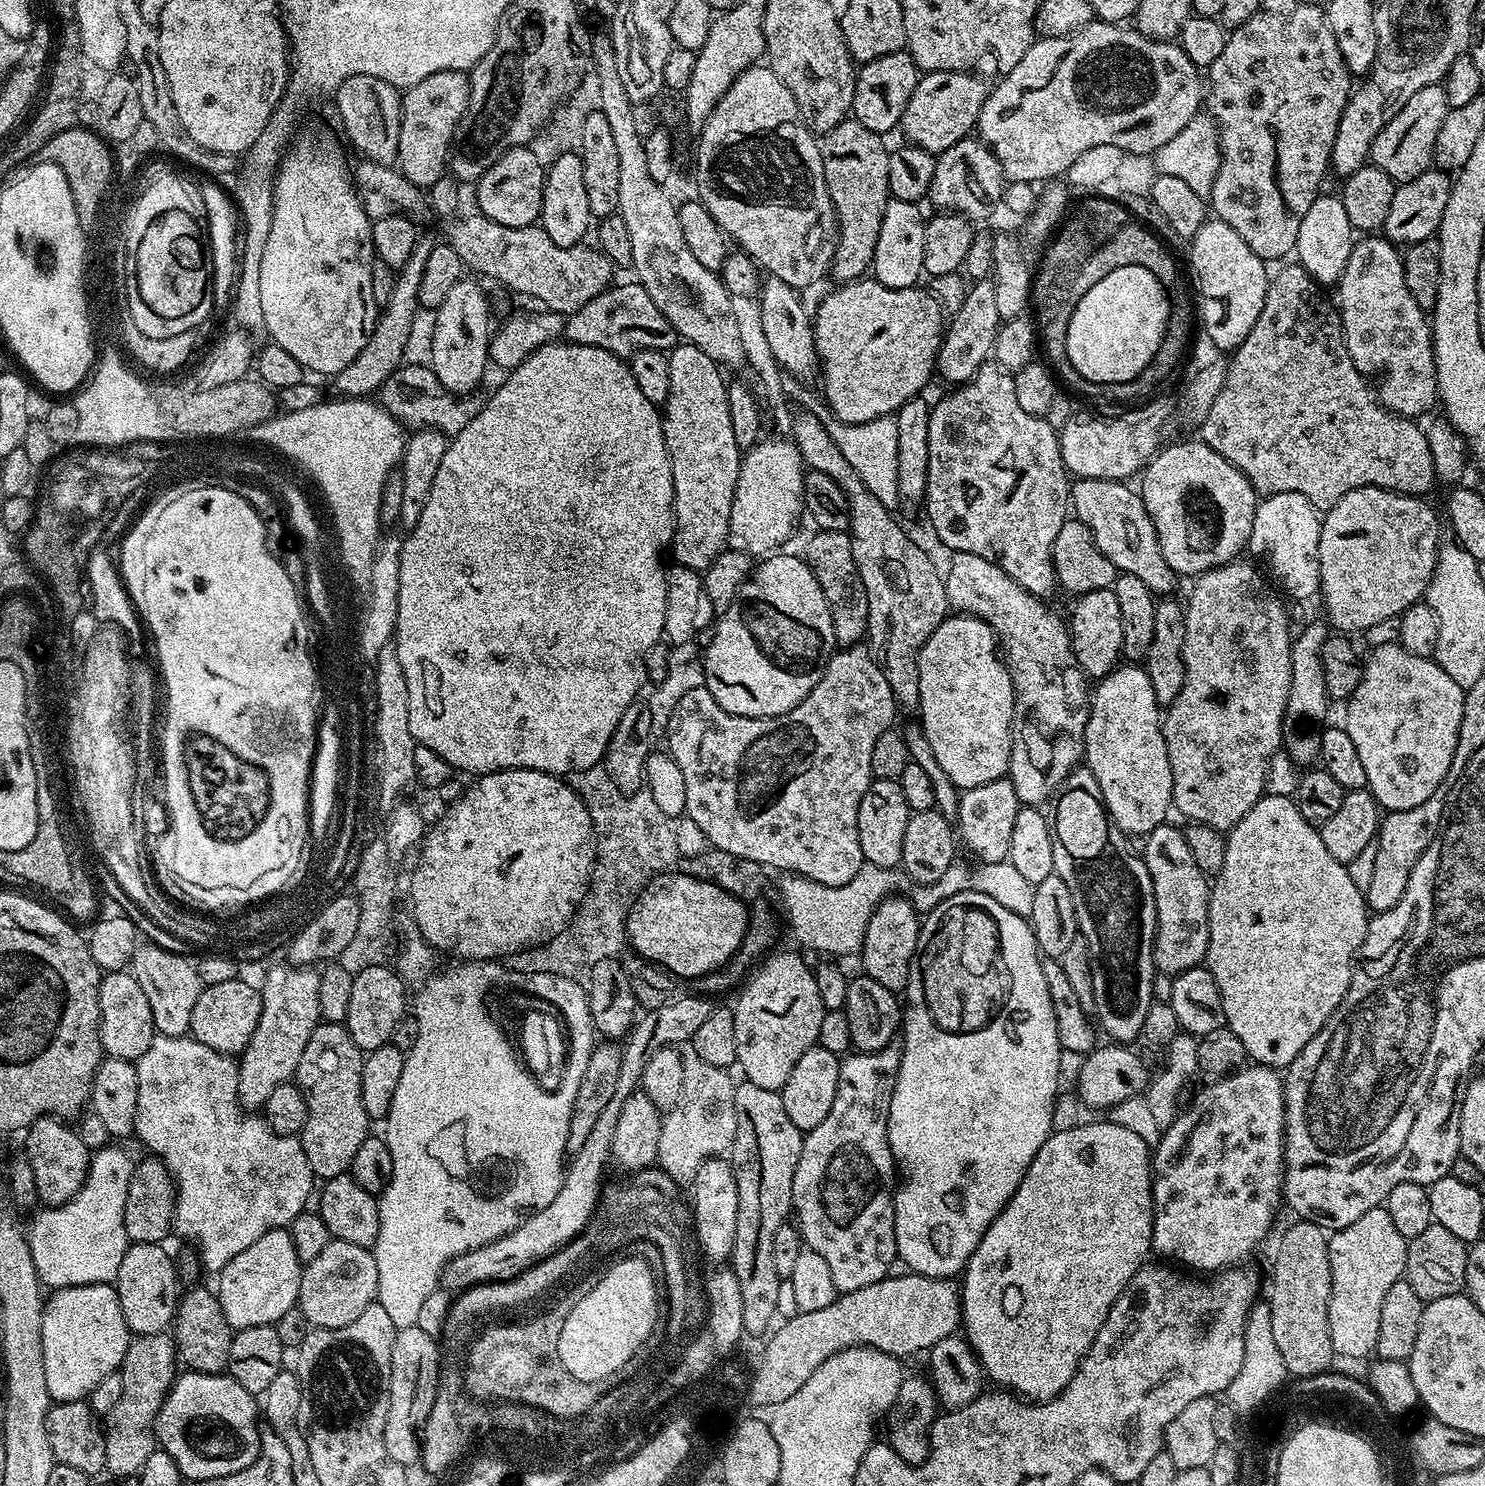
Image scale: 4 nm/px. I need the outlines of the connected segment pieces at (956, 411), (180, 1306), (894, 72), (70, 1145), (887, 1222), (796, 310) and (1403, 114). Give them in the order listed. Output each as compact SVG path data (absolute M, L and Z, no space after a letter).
M989 362L983 364L964 384L953 387L949 396L944 396L940 401L931 405L929 414L929 442L928 453L928 477L926 478L926 490L924 491L923 507L928 507L928 520L936 531L936 536L952 552L965 552L966 554L978 554L978 558L986 558L991 564L998 565L1002 570L1022 586L1030 594L1039 598L1049 598L1058 592L1056 583L1056 571L1052 561L1054 550L1054 538L1058 538L1058 530L1062 530L1065 520L1070 516L1070 473L1062 462L1062 450L1060 449L1060 438L1055 427L1051 428L1049 422L1043 416L1026 414L1018 397L1014 394L1013 373L1005 372L999 364Z
M211 1287L192 1288L179 1297L174 1317L174 1339L179 1363L185 1369L206 1374L223 1373L230 1362L233 1335L234 1329L226 1322L226 1314L222 1314L222 1306Z
M907 50L867 61L856 74L851 115L868 130L888 134L891 128L895 129L899 125L906 104L910 102L914 86L920 81L921 75L914 58Z
M55 1116L38 1118L26 1130L25 1136L28 1137L22 1145L34 1170L36 1195L48 1206L64 1204L74 1199L87 1178L90 1150L83 1144L77 1129L72 1126L67 1128L64 1124L67 1123Z
M899 1043L887 1044L877 1052L853 1051L845 1055L840 1062L840 1073L838 1074L838 1090L834 1094L834 1106L830 1106L830 1114L814 1126L814 1130L806 1133L802 1154L798 1158L798 1170L794 1170L794 1186L792 1187L792 1207L794 1209L794 1220L804 1237L807 1247L817 1251L830 1266L830 1273L834 1278L834 1286L837 1293L853 1292L862 1290L866 1286L874 1286L874 1282L884 1279L893 1271L892 1263L897 1263L896 1235L894 1234L894 1193L898 1187L898 1169L896 1159L892 1156L890 1142L888 1141L888 1119L890 1118L890 1098L896 1089L896 1075L900 1069L902 1058L902 1047Z
M769 275L763 281L758 297L762 309L763 327L770 342L771 353L788 375L801 382L808 382L812 375L818 372L818 357L816 355L816 339L812 333L813 317L804 309L800 301L801 293L791 288L777 276Z
M1443 83L1422 86L1422 90L1418 90L1410 102L1403 104L1398 114L1386 122L1386 126L1382 126L1378 138L1374 138L1371 163L1397 182L1413 180L1418 178L1418 174L1429 171L1434 164L1434 142L1438 142L1438 130L1442 130L1442 122L1448 110Z

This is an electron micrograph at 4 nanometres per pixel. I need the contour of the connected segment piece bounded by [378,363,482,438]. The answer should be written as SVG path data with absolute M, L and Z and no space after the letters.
M408 364L398 367L380 387L380 406L410 430L433 428L449 438L464 430L466 423L480 412L481 399L470 394L455 395L446 391L429 365Z

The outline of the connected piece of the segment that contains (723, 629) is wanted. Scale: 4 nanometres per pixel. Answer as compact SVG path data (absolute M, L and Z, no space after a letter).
M784 554L769 555L755 565L751 577L745 580L744 585L741 586L736 600L726 611L719 613L718 619L714 624L716 633L713 634L708 648L706 644L706 647L703 649L704 687L710 690L710 694L714 694L714 702L718 702L718 706L722 706L722 710L726 710L735 716L762 718L763 716L781 716L790 710L794 710L806 699L810 694L810 690L814 690L814 686L818 686L818 682L824 677L824 671L830 662L830 658L838 648L836 639L834 638L834 622L830 618L830 606L826 602L826 594L822 594L822 586L818 586L818 578L814 578L812 567L799 555L780 555Z

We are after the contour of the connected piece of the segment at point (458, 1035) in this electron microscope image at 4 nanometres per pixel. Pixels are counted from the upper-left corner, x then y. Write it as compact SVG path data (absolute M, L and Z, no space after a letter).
M460 968L460 972L449 973L449 979L445 982L432 982L429 987L420 992L420 996L414 1000L414 1015L418 1022L418 1042L414 1042L414 1046L408 1051L404 1058L402 1066L402 1078L398 1078L398 1086L394 1089L394 1099L390 1101L390 1110L386 1119L383 1121L382 1139L386 1142L386 1146L390 1150L390 1162L392 1163L392 1173L388 1179L388 1185L384 1187L383 1192L379 1193L378 1203L380 1213L378 1214L378 1238L374 1245L374 1255L378 1262L378 1290L376 1291L376 1300L385 1308L387 1316L390 1317L390 1322L394 1322L397 1330L401 1328L415 1328L418 1322L418 1313L422 1306L422 1301L430 1294L430 1290L434 1290L441 1283L444 1266L448 1264L458 1254L466 1254L470 1250L474 1250L478 1246L486 1246L490 1242L494 1242L498 1238L505 1236L507 1232L513 1232L520 1223L528 1216L534 1215L538 1210L542 1210L546 1206L550 1206L550 1202L554 1202L558 1190L564 1185L564 1173L566 1171L566 1136L560 1136L560 1130L566 1130L566 1126L570 1126L570 1118L572 1117L571 1105L563 1097L544 1096L545 1092L540 1092L540 1088L535 1088L532 1080L528 1080L523 1073L514 1070L505 1054L504 1040L500 1040L500 1032L496 1032L496 1028L492 1028L492 1024L488 1020L488 1016L484 1016L484 1007L482 1006L482 997L484 997L484 984L488 984L488 980L484 980L484 976L492 976L492 968L488 968L488 972L484 972L484 968Z

